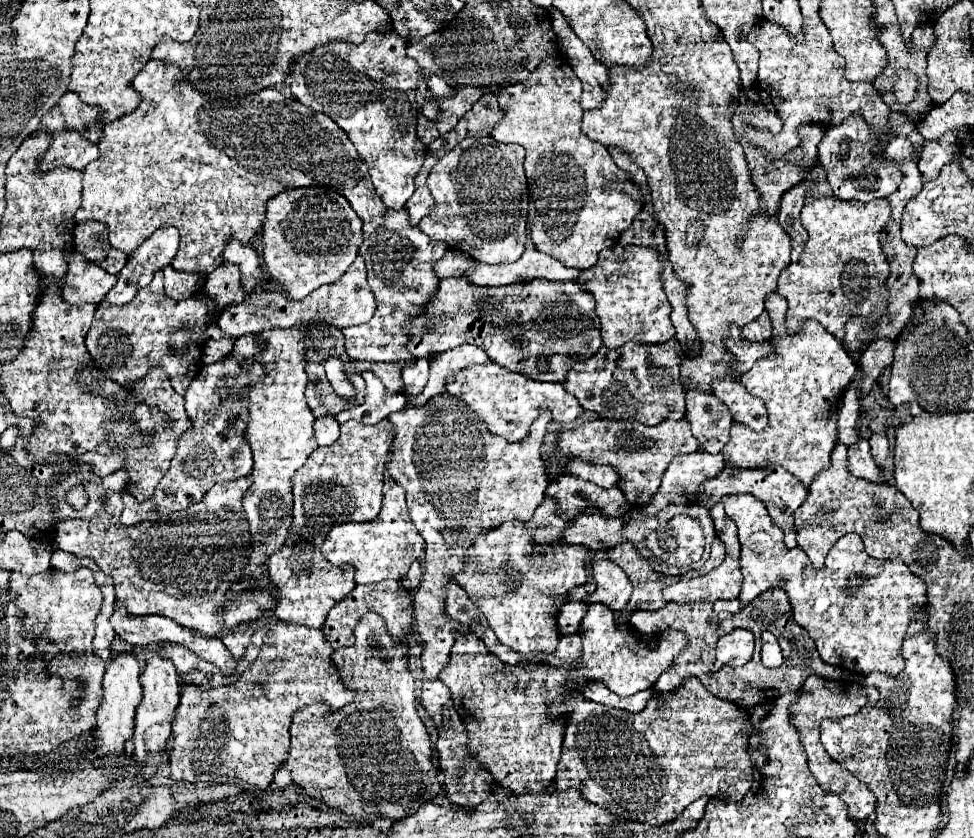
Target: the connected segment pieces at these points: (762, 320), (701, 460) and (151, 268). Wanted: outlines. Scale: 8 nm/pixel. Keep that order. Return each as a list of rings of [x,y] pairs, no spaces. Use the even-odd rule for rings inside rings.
[[[763,312],[755,322],[741,328],[741,334],[747,340],[767,340],[767,338],[771,338],[771,330],[773,330],[773,326],[771,326],[769,312]]]
[[[699,450],[673,460],[663,474],[659,492],[655,494],[653,502],[643,508],[643,512],[657,514],[669,504],[695,504],[701,496],[701,486],[707,480],[715,478],[723,470],[723,466],[723,454],[709,454]]]
[[[175,226],[157,228],[137,250],[129,254],[127,264],[117,274],[119,282],[109,290],[105,302],[125,304],[129,302],[139,288],[147,286],[155,270],[171,264],[179,248],[179,230]]]

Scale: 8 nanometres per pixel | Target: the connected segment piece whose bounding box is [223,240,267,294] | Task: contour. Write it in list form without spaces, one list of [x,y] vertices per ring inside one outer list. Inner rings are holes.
[[[229,240],[225,244],[225,250],[223,250],[223,260],[239,266],[239,270],[241,270],[241,288],[245,290],[245,294],[259,292],[259,290],[265,288],[267,278],[263,276],[261,258],[259,258],[253,244],[249,246],[249,244],[243,244],[239,240]]]

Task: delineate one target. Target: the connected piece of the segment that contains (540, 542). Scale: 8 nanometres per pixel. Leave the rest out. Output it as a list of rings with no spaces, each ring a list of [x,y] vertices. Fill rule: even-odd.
[[[545,496],[541,506],[535,508],[535,514],[529,522],[511,520],[497,528],[481,532],[475,542],[465,552],[465,570],[461,574],[455,574],[455,582],[463,586],[469,594],[469,598],[477,604],[477,608],[487,618],[489,626],[495,630],[497,638],[503,644],[509,644],[513,650],[519,650],[523,656],[529,652],[553,652],[559,642],[557,632],[557,614],[559,608],[569,602],[569,592],[577,586],[583,586],[587,582],[587,566],[585,558],[589,554],[589,548],[583,544],[567,544],[563,540],[565,530],[575,522],[575,518],[563,518],[559,514],[559,504],[555,498]],[[515,574],[521,578],[517,584]]]

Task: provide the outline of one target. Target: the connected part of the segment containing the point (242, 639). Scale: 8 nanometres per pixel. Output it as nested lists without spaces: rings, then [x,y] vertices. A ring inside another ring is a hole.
[[[227,632],[223,634],[223,642],[233,654],[233,658],[241,658],[245,654],[245,648],[251,644],[253,632]]]

